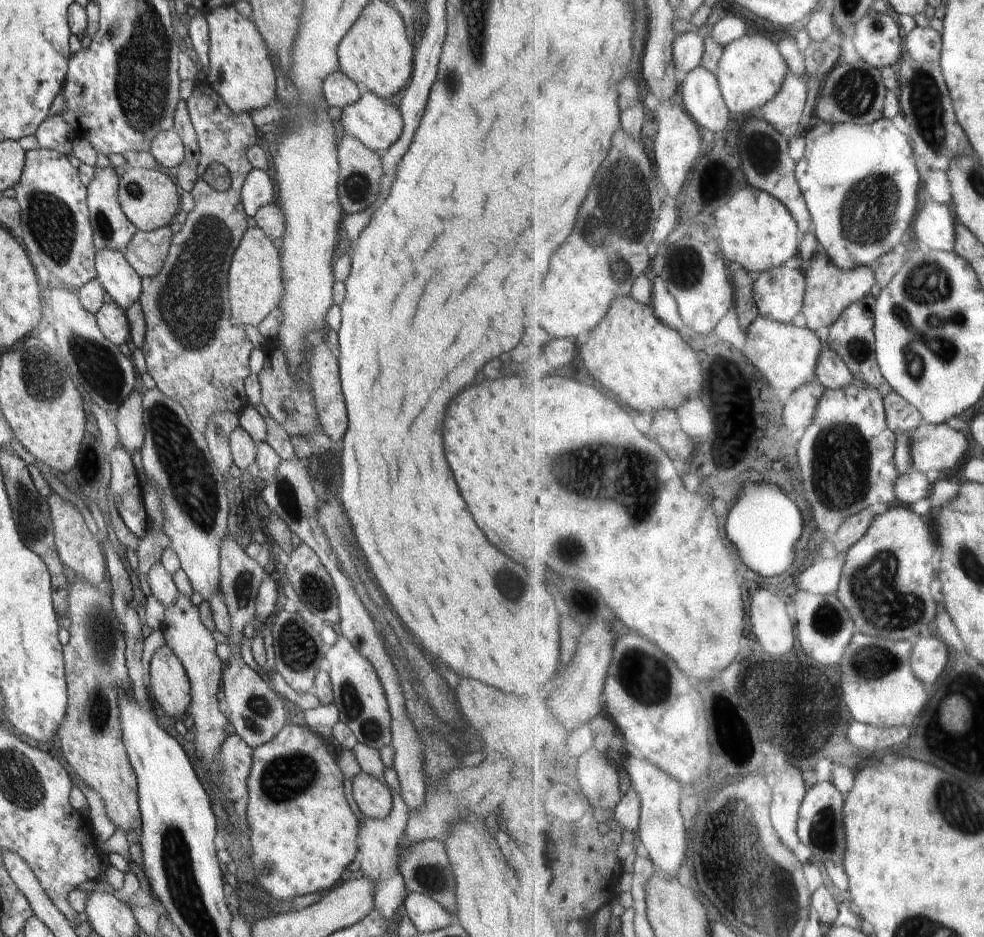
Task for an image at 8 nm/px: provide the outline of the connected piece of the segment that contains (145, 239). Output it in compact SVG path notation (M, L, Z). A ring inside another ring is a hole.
M169 227L155 231L138 231L122 252L122 256L136 270L140 278L155 277L164 264L172 235Z

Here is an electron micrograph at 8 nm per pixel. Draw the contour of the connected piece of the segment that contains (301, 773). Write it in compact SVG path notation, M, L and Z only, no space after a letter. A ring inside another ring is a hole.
M288 723L270 742L264 746L252 749L252 768L248 774L247 789L248 789L248 807L246 808L246 820L248 821L247 829L248 836L252 845L252 868L254 868L254 876L260 887L260 892L268 894L268 898L276 900L276 902L291 901L296 896L306 896L320 890L330 890L342 876L342 872L354 861L359 851L358 830L360 830L359 822L356 815L352 813L350 805L344 796L344 776L338 767L337 755L328 750L329 743L320 735L309 730L308 727L302 725L293 725Z

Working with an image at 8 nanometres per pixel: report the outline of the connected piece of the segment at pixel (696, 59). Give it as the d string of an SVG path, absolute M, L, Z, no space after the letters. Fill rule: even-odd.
M696 32L682 33L677 38L674 56L677 68L687 74L702 66L706 52L706 39Z

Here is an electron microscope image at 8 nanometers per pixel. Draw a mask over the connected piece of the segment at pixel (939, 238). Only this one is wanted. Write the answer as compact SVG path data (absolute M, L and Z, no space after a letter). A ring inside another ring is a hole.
M925 196L915 224L917 240L940 252L956 252L956 224L958 220L953 208Z

